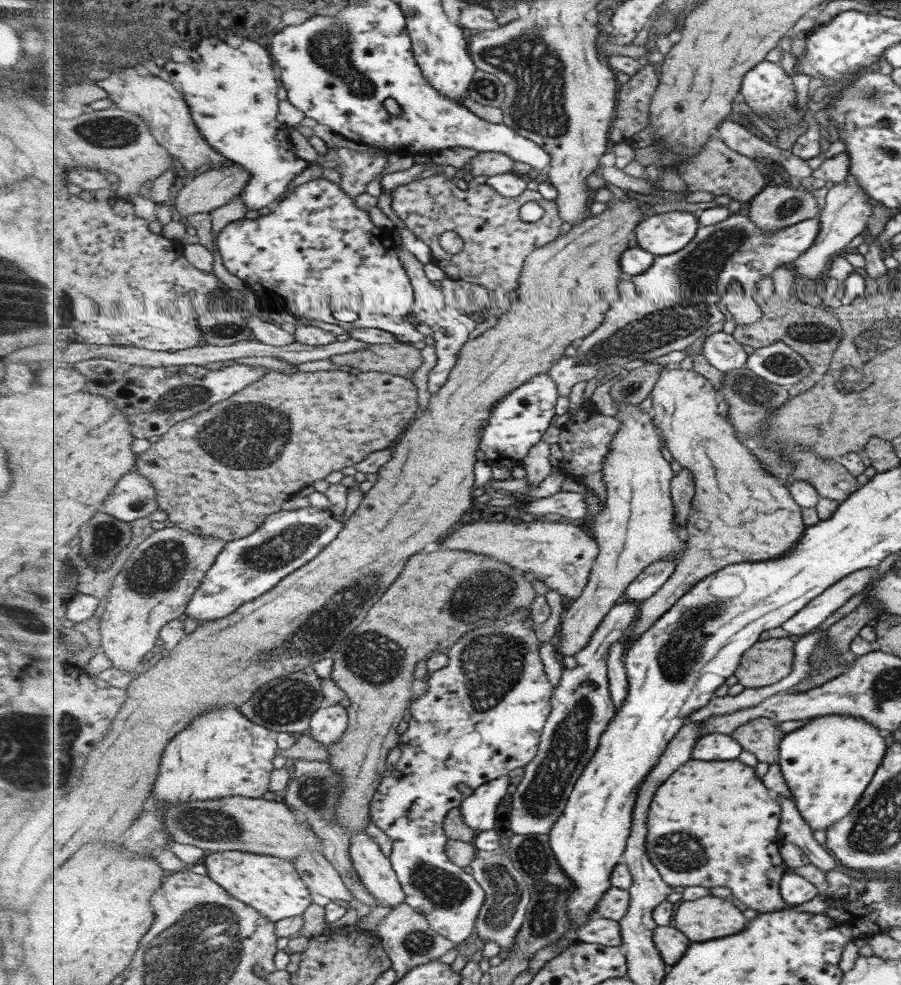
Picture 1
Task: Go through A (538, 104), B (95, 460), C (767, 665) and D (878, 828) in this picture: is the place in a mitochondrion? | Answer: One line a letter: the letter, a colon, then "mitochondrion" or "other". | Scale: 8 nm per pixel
A: mitochondrion
B: other
C: other
D: mitochondrion

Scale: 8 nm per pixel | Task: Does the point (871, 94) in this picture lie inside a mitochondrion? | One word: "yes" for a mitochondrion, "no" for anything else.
yes

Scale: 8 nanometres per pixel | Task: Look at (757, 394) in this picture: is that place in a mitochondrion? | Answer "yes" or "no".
yes

